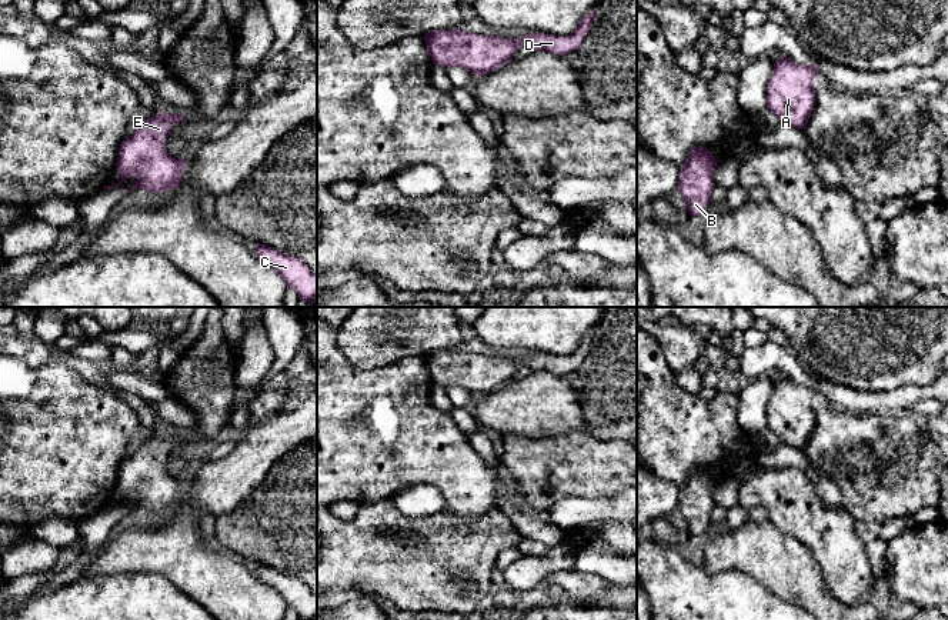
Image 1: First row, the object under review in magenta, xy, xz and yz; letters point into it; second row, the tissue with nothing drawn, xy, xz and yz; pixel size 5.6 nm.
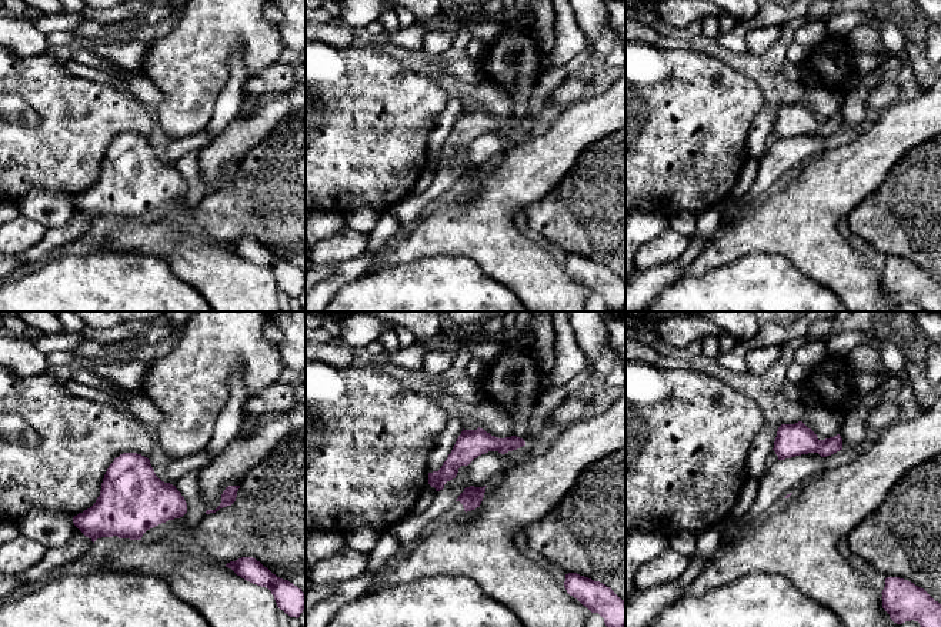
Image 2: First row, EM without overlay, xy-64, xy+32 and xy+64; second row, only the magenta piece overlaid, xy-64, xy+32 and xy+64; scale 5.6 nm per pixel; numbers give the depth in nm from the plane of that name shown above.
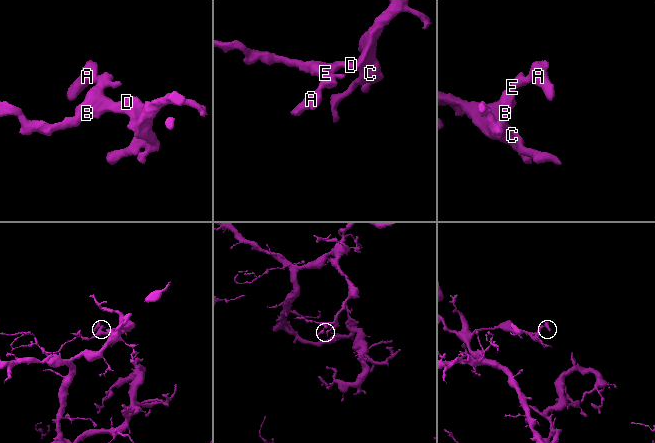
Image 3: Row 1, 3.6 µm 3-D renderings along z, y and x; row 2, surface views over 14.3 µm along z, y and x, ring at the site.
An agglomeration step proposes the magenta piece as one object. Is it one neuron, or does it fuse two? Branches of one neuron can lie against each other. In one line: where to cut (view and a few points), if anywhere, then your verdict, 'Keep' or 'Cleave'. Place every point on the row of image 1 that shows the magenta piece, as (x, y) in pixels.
No split. Keep

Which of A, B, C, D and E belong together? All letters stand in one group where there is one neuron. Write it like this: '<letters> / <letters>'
A B C D E

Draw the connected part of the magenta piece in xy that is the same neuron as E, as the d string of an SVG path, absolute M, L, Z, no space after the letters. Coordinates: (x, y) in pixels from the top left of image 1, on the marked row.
M160 109L156 116L143 121L134 134L120 144L116 170L121 180L103 189L114 189L130 176L138 179L130 191L143 189L157 194L167 189L178 189L186 159L171 157L166 143L173 126L180 121L186 121L180 113L166 114Z

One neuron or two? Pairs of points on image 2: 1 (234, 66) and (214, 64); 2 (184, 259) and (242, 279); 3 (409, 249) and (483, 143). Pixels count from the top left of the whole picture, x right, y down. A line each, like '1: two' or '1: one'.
1: two
2: one
3: two

